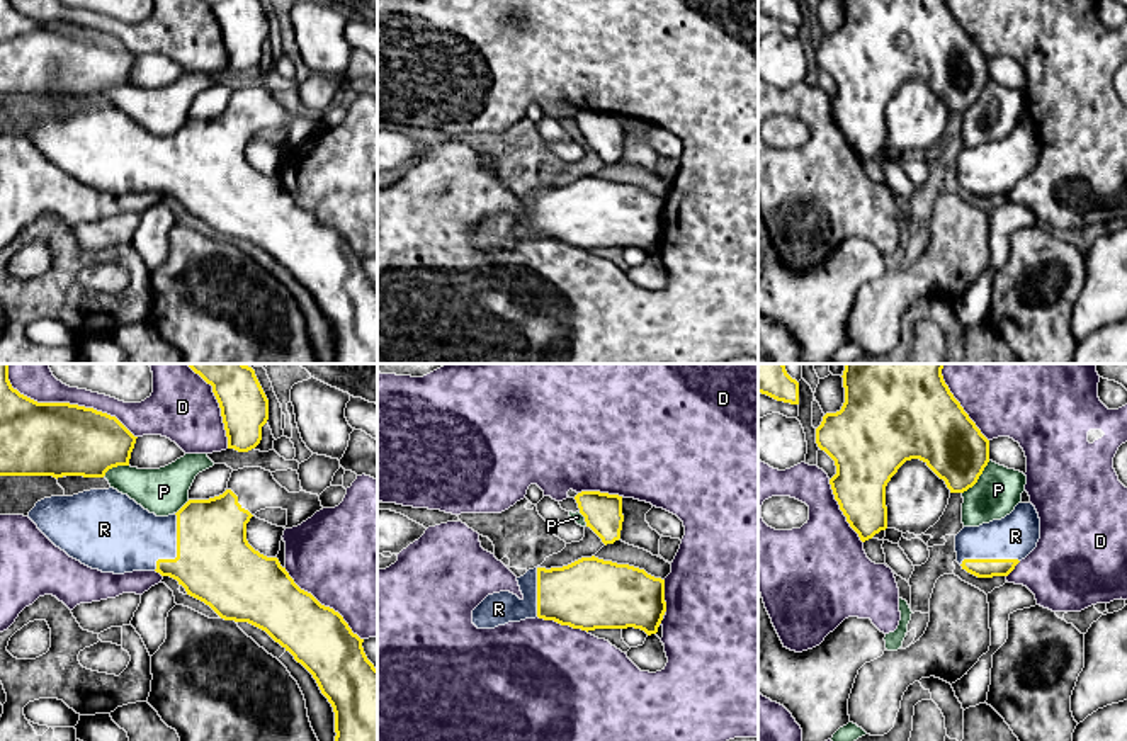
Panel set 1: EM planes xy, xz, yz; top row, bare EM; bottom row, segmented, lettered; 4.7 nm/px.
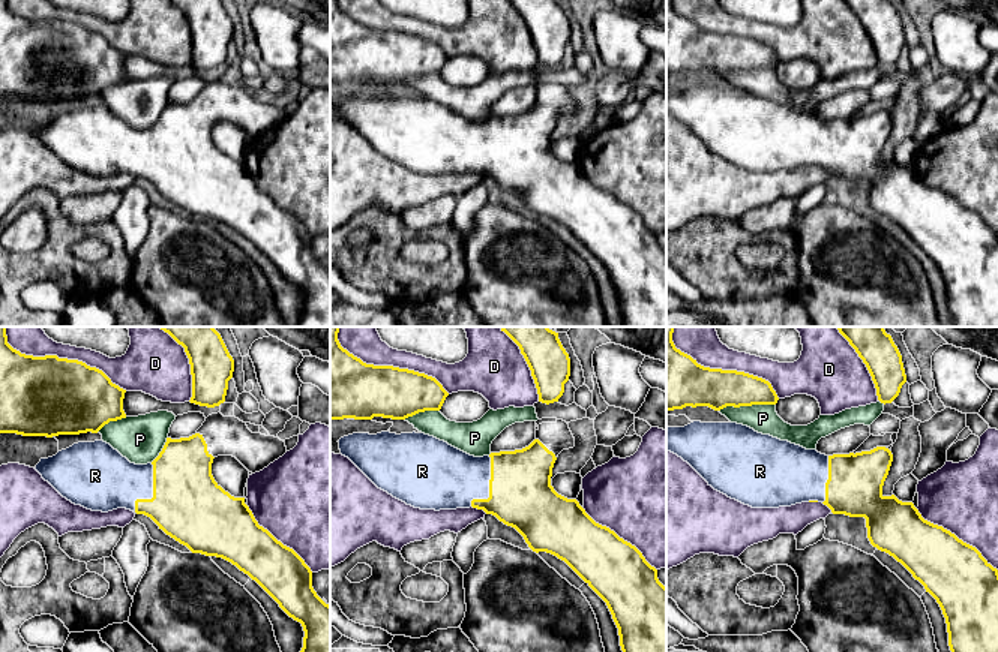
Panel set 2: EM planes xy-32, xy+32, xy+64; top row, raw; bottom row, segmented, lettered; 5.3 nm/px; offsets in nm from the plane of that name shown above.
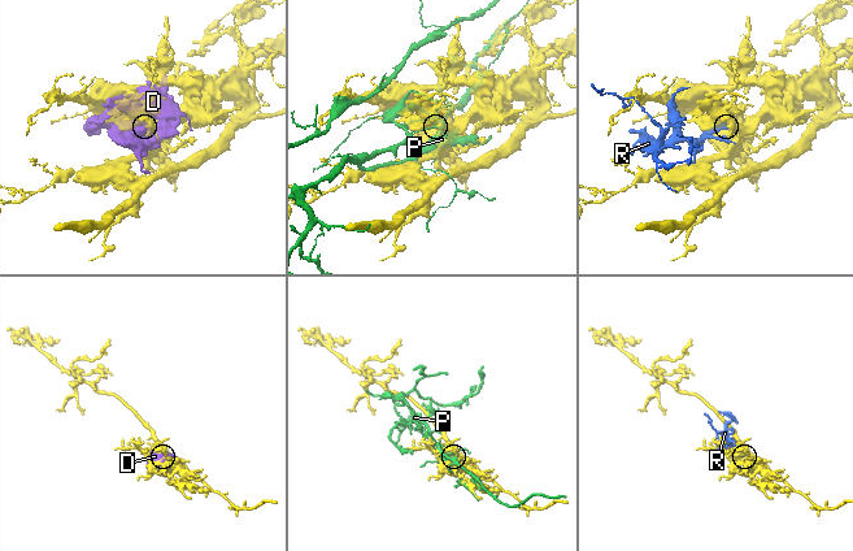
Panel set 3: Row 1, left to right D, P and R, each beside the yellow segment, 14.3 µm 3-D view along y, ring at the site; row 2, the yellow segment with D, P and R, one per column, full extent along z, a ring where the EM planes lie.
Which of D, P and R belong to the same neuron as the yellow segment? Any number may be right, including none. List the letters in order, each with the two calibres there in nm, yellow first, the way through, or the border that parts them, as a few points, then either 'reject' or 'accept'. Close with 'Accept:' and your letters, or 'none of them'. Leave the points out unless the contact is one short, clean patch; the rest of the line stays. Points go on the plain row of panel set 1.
D: 360/110 nm | reject
P: 300/220 nm | reject
R: 380/320 nm | across xy (215, 182), (201, 169), (177, 169), (169, 164), (126, 157) | accept
Accept: R

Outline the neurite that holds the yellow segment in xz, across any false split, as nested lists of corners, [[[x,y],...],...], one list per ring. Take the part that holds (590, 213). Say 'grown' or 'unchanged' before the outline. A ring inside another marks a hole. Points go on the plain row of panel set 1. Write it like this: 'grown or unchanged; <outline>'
grown; [[[595,175],[563,187],[534,187],[517,201],[524,218],[510,211],[488,214],[473,229],[478,248],[539,236],[586,252],[634,246],[651,255],[666,231],[665,199]]]

